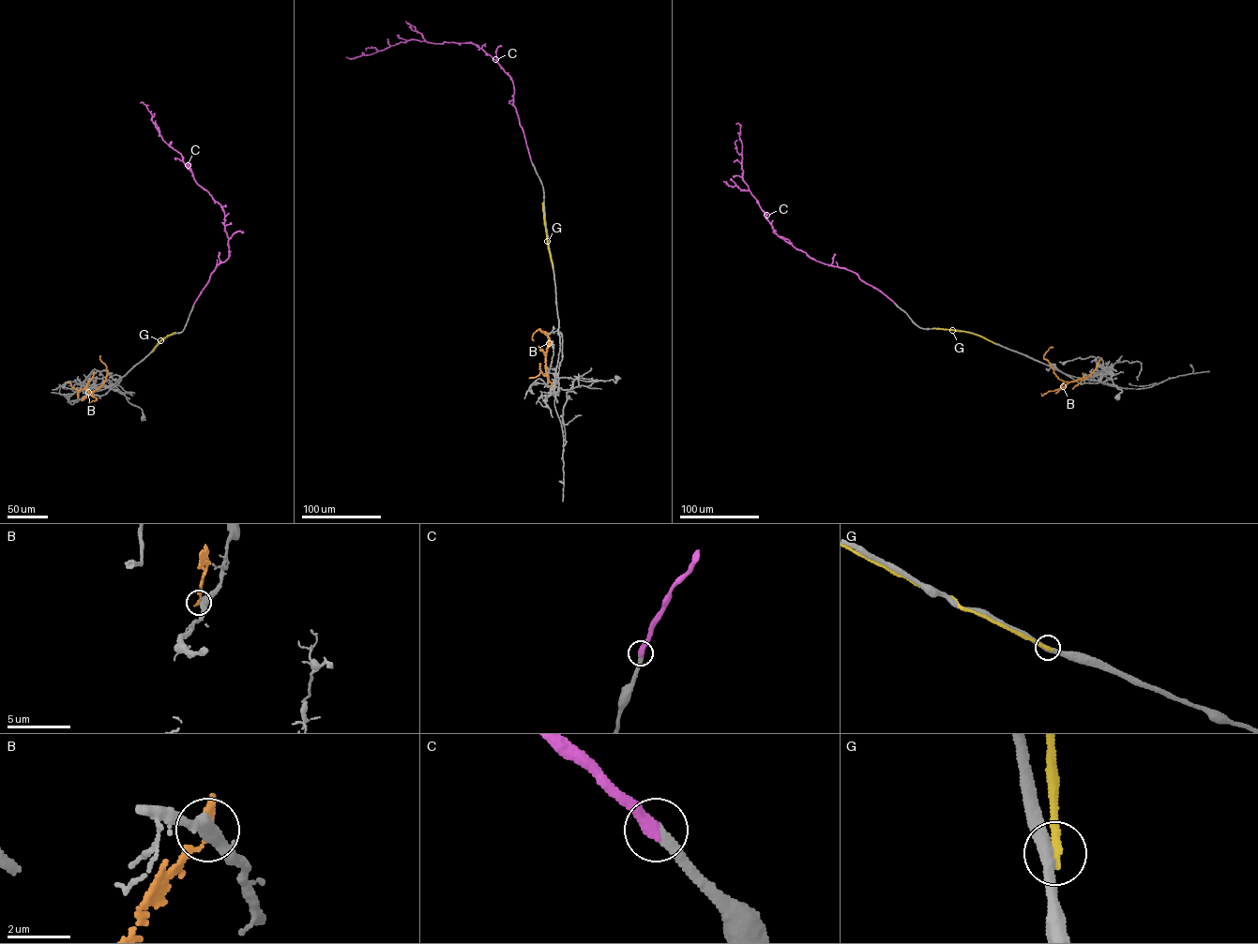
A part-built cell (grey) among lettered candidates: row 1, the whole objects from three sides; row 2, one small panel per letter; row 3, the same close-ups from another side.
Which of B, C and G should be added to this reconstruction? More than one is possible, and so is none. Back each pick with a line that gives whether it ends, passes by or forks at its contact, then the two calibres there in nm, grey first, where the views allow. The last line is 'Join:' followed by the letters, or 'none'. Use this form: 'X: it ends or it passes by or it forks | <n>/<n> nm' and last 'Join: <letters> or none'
C: it ends | 360/420 nm
Join: C

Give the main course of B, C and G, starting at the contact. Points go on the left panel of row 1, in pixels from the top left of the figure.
B: (93, 372), (84, 388), (89, 392), (98, 388), (106, 379), (107, 369), (100, 356)
C: (193, 305), (217, 264), (229, 258), (224, 212), (197, 184), (180, 154), (162, 139), (151, 113), (141, 103)
G: (151, 352), (160, 340), (174, 332)

